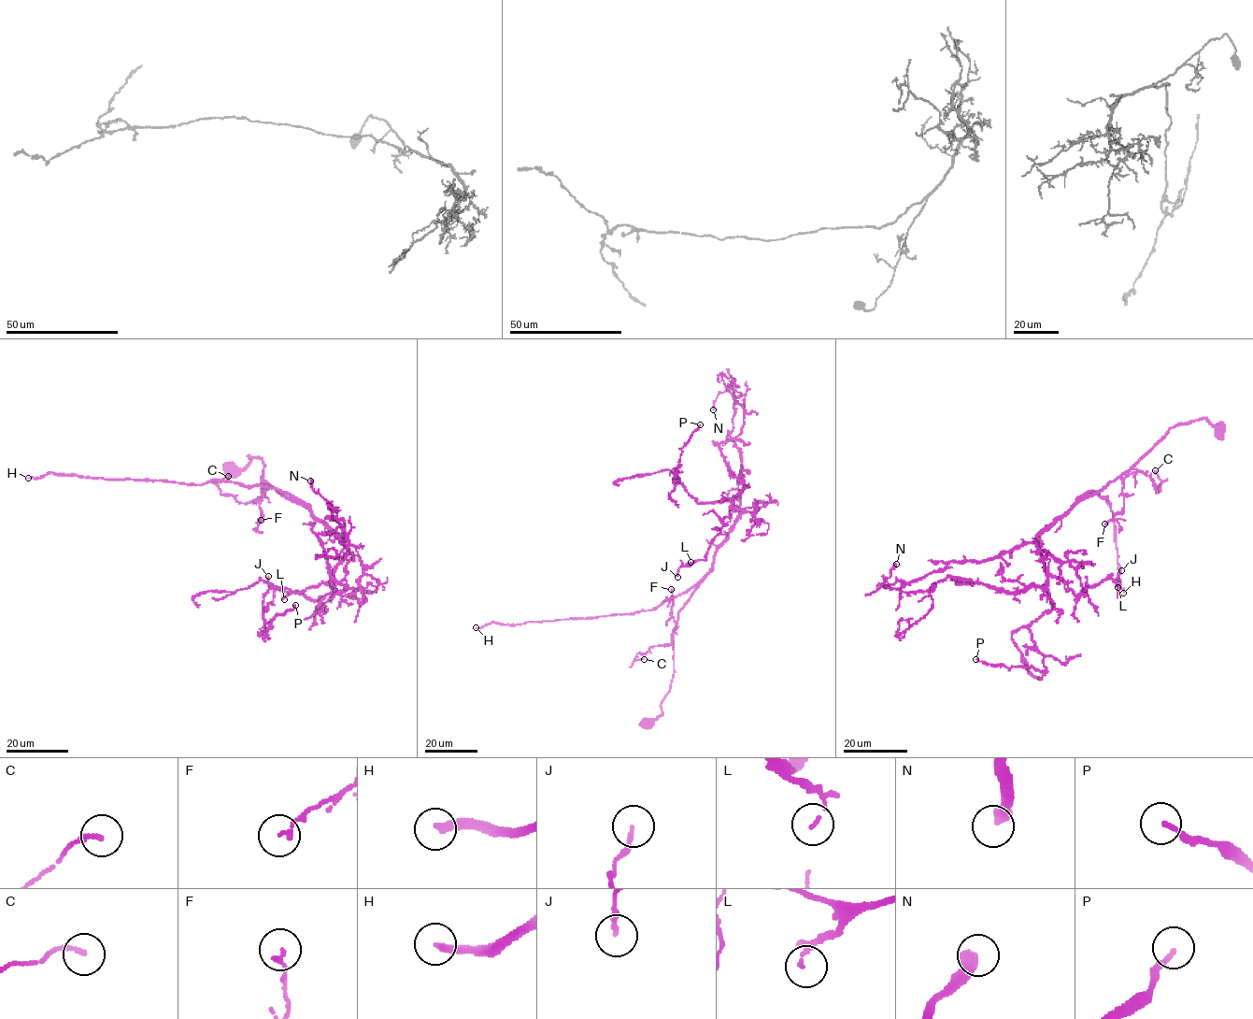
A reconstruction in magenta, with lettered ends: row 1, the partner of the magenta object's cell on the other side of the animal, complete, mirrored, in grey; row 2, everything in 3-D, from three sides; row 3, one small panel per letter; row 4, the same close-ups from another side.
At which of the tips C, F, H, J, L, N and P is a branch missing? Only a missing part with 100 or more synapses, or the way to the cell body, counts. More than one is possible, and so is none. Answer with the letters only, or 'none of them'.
H

